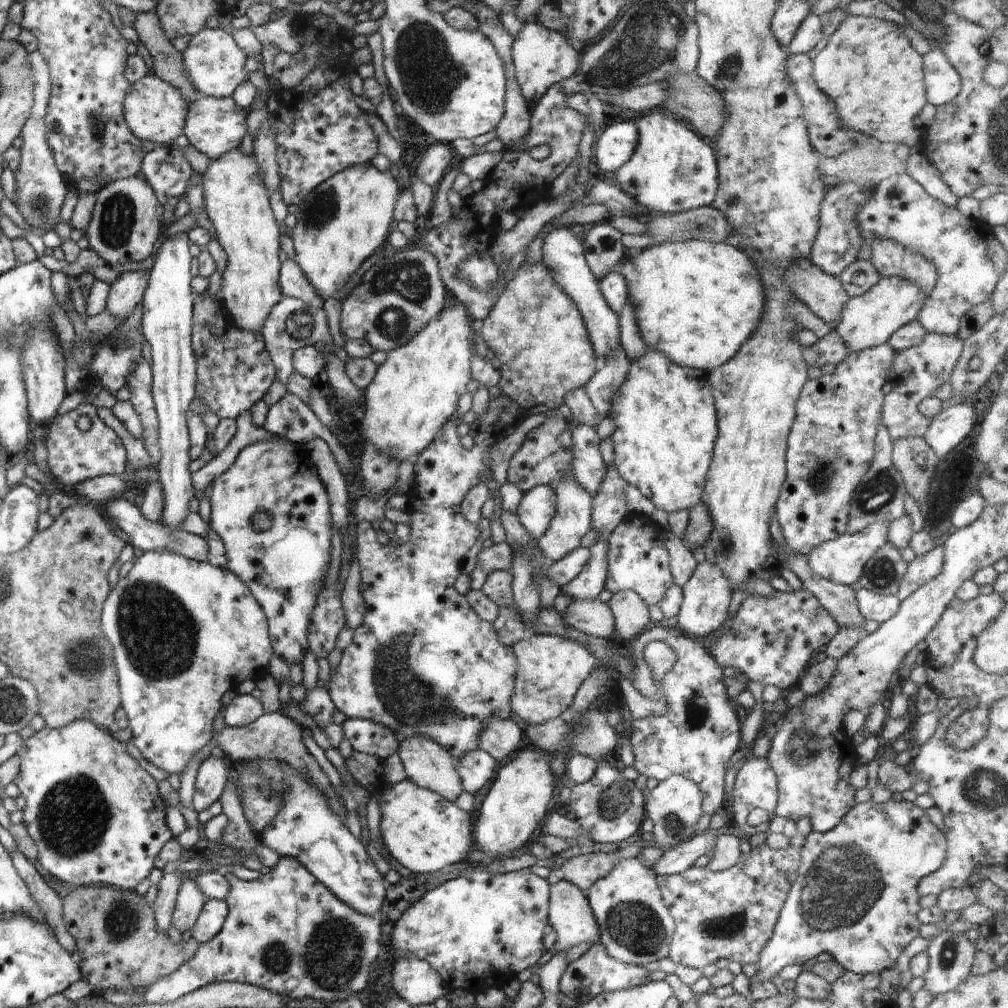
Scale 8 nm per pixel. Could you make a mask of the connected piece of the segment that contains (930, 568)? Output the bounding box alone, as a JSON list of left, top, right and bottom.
[897,545,944,601]

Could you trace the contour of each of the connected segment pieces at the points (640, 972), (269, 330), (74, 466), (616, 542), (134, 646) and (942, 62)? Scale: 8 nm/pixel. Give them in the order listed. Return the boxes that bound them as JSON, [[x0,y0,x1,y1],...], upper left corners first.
[[558,943,650,1005],[260,297,335,385],[45,404,128,493],[605,519,673,606],[102,551,274,776],[922,47,961,107]]

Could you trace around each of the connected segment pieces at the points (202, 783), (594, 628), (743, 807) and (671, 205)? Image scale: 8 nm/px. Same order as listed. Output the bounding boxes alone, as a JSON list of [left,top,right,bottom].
[[192,756,233,813],[562,598,615,641],[729,753,778,838],[616,110,719,213]]

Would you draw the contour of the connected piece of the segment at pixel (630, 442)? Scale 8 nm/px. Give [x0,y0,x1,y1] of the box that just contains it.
[608,345,718,513]

